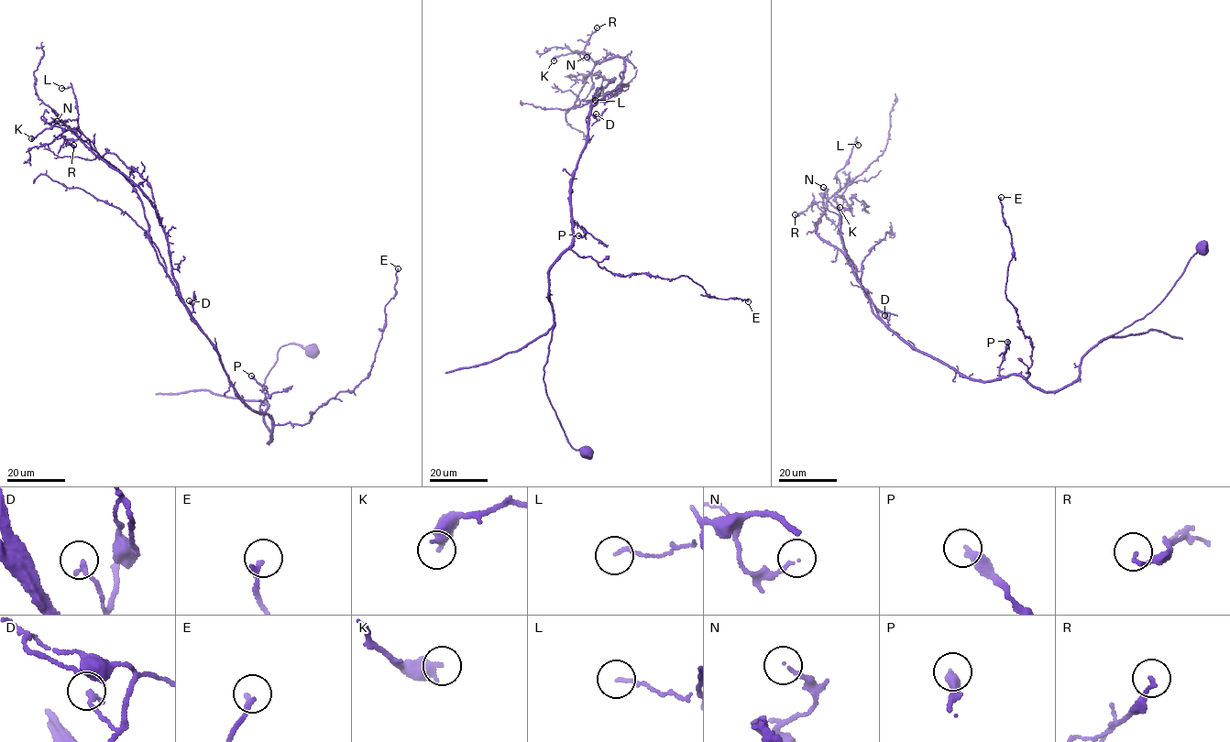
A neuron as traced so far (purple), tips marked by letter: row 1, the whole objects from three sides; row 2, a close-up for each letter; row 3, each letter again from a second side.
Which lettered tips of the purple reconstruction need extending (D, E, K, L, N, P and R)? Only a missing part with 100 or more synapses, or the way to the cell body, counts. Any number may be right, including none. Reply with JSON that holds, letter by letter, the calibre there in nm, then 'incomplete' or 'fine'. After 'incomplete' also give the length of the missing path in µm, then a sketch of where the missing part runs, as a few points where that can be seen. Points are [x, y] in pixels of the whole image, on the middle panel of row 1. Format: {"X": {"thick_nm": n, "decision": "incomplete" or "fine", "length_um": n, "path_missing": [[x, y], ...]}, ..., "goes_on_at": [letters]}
{"D": {"thick_nm": 190, "decision": "fine"}, "E": {"thick_nm": 180, "decision": "fine"}, "K": {"thick_nm": 440, "decision": "fine"}, "L": {"thick_nm": 110, "decision": "fine"}, "N": {"thick_nm": 120, "decision": "fine"}, "P": {"thick_nm": 320, "decision": "fine"}, "R": {"thick_nm": 120, "decision": "fine"}, "goes_on_at": []}

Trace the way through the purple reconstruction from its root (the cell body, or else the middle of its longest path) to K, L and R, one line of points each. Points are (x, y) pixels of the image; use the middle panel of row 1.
K: (587, 450), (568, 441), (543, 378), (548, 275), (573, 240), (592, 106), (625, 62), (554, 60)
L: (587, 450), (568, 441), (543, 378), (549, 270), (573, 240), (594, 93), (614, 81), (600, 72), (595, 100)
R: (587, 450), (568, 441), (543, 378), (572, 178), (592, 106), (625, 65), (583, 54), (597, 27)

